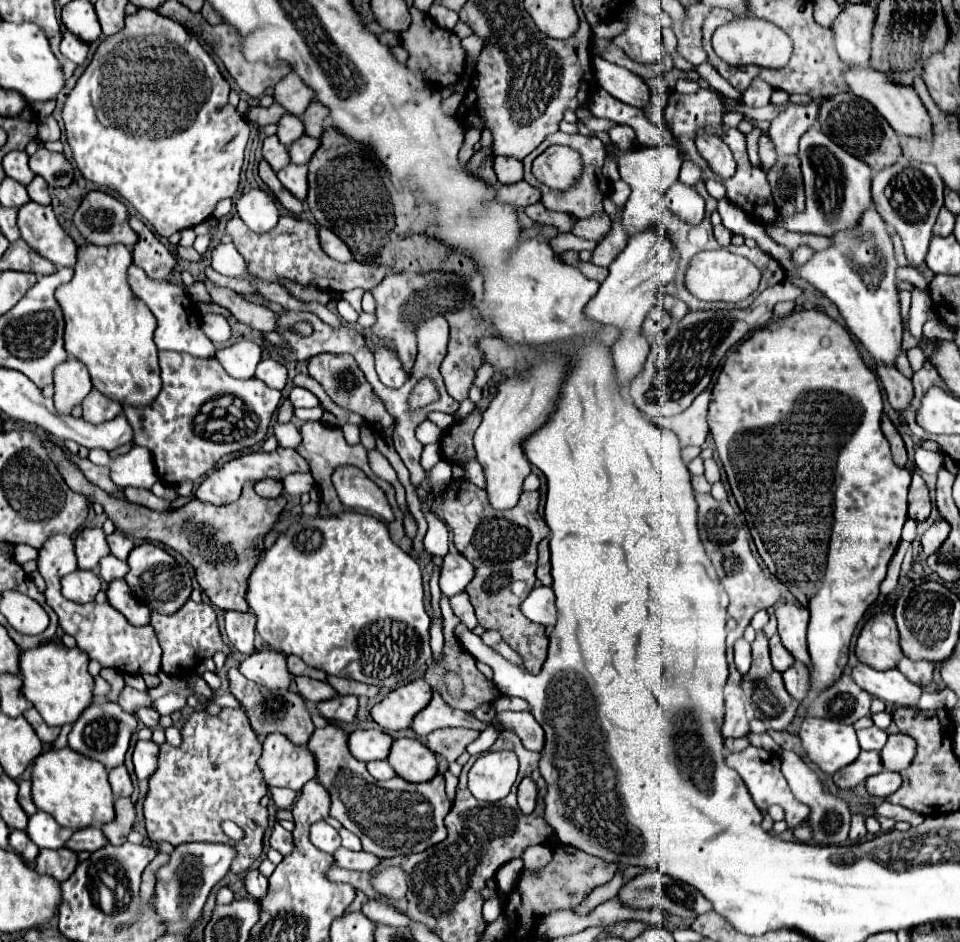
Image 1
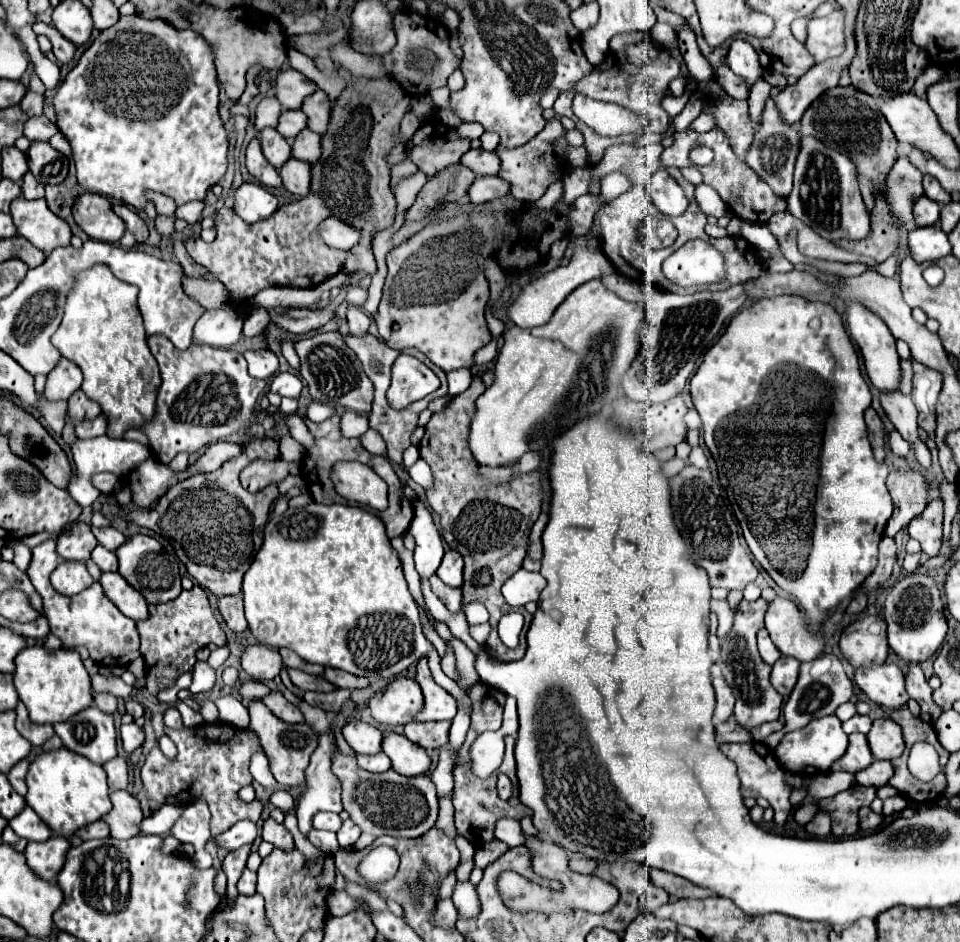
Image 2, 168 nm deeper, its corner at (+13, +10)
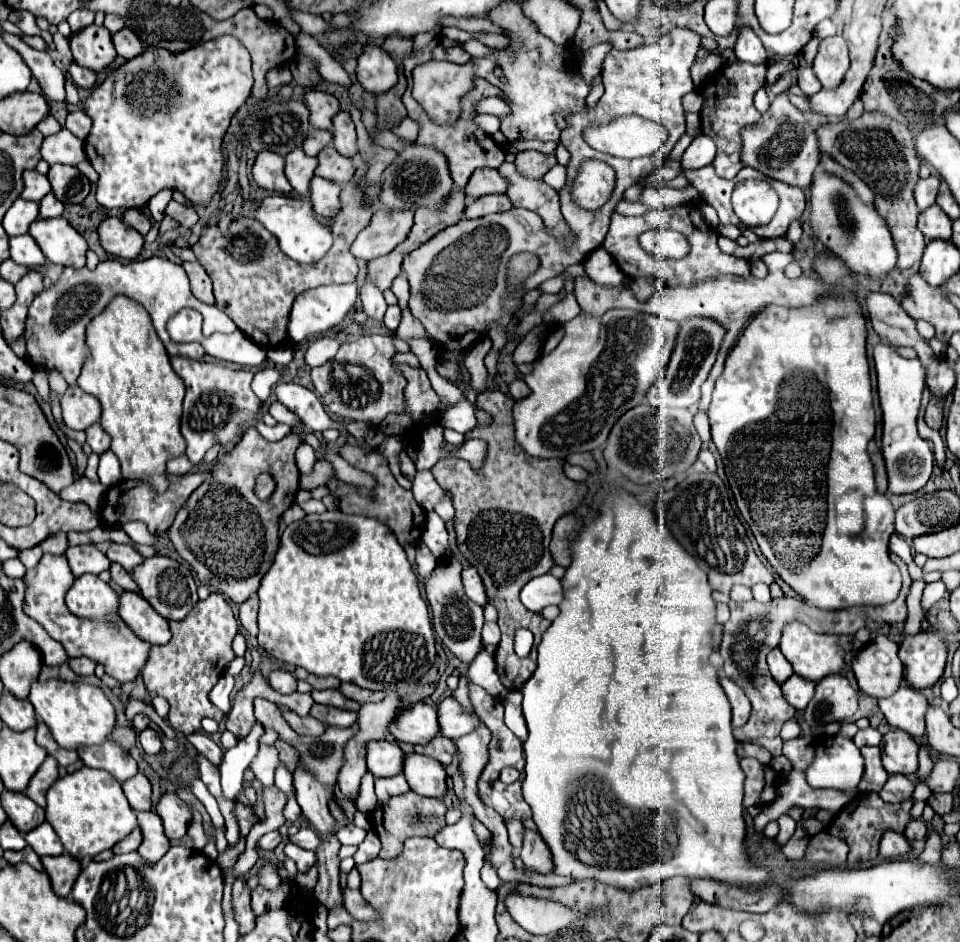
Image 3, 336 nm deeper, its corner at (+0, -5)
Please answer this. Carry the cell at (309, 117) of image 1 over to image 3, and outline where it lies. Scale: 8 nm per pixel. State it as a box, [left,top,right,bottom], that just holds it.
[333,111,357,157]

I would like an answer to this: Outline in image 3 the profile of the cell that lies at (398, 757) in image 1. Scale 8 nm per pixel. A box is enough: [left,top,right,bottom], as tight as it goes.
[403,753,447,799]

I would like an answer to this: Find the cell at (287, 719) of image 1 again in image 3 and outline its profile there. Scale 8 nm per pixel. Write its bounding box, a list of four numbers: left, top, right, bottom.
[283,709,325,737]

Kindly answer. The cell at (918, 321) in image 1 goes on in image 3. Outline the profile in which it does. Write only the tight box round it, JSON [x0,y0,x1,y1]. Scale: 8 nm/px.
[915,175,941,209]

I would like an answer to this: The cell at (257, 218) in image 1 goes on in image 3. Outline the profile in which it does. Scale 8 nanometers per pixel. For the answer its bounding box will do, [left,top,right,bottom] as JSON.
[255,195,333,265]

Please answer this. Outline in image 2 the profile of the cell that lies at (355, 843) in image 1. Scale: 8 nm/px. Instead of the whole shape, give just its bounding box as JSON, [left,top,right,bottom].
[336,820,360,848]

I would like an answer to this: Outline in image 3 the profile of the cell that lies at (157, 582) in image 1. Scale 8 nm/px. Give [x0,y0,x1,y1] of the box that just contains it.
[133,555,199,621]

